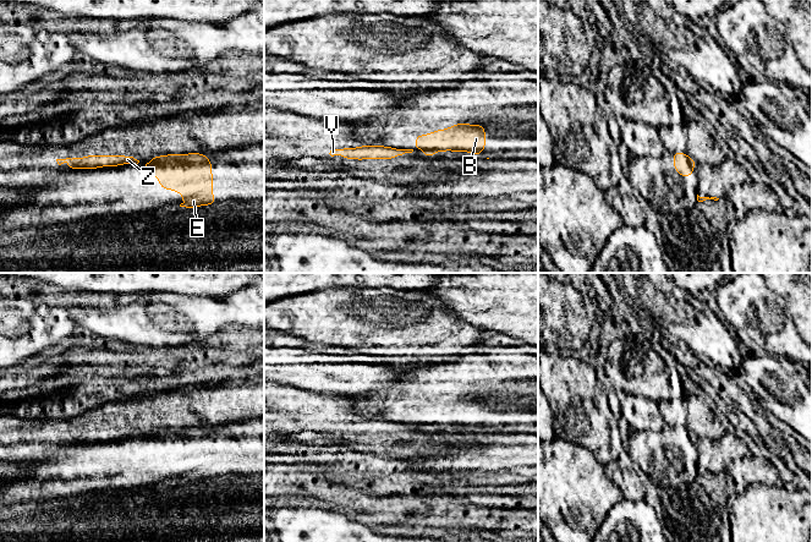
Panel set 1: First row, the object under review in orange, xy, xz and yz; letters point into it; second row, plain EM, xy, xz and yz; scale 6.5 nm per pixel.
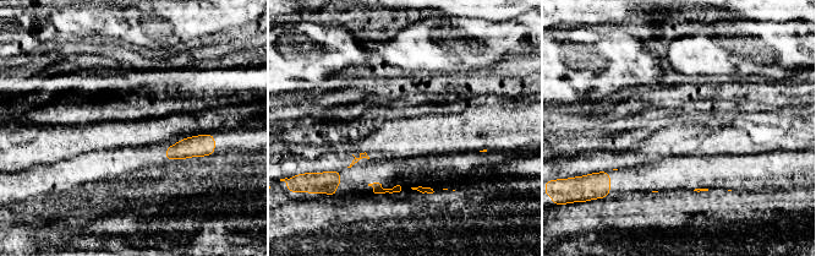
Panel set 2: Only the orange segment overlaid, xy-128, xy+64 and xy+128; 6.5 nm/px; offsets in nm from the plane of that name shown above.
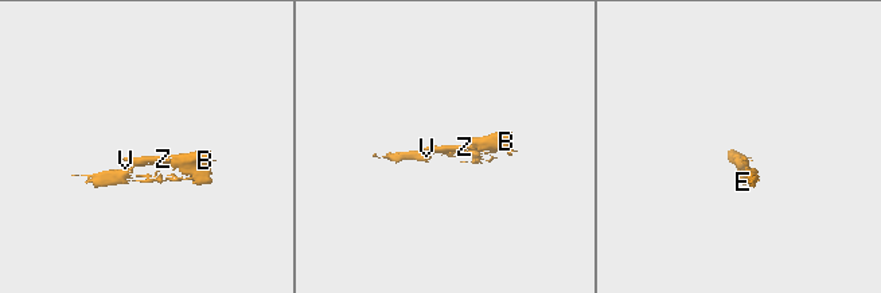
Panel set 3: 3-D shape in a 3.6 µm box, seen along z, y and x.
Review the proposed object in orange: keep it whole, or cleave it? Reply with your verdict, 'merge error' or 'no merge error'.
merge error

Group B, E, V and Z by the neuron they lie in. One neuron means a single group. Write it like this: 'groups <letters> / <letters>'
groups B E / V Z

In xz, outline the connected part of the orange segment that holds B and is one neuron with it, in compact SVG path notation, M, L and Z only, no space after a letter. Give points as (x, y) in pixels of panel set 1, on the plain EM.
M457 398L448 404L435 404L429 409L417 409L415 421L417 423L435 423L439 426L484 426L484 399Z

